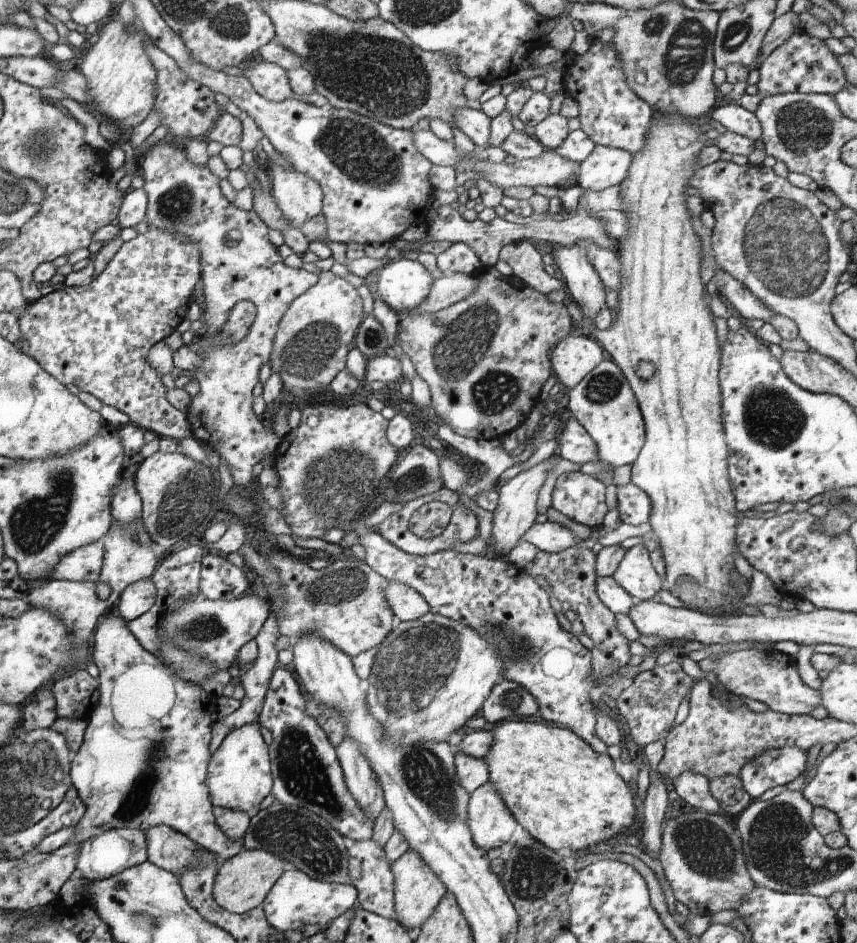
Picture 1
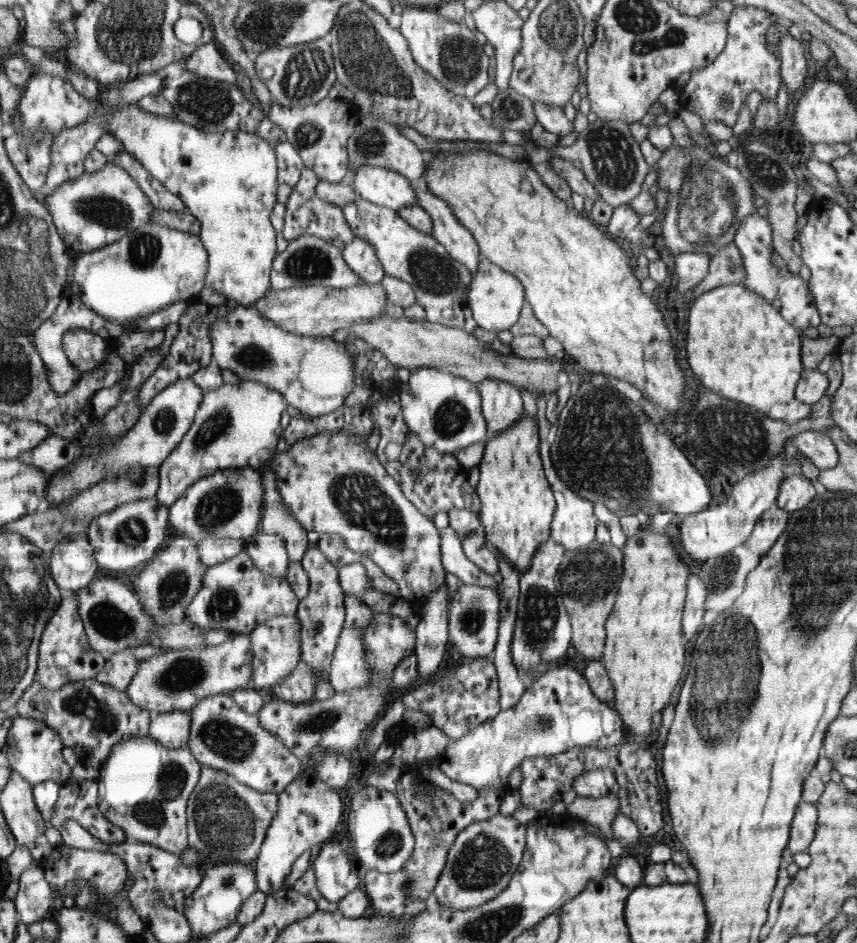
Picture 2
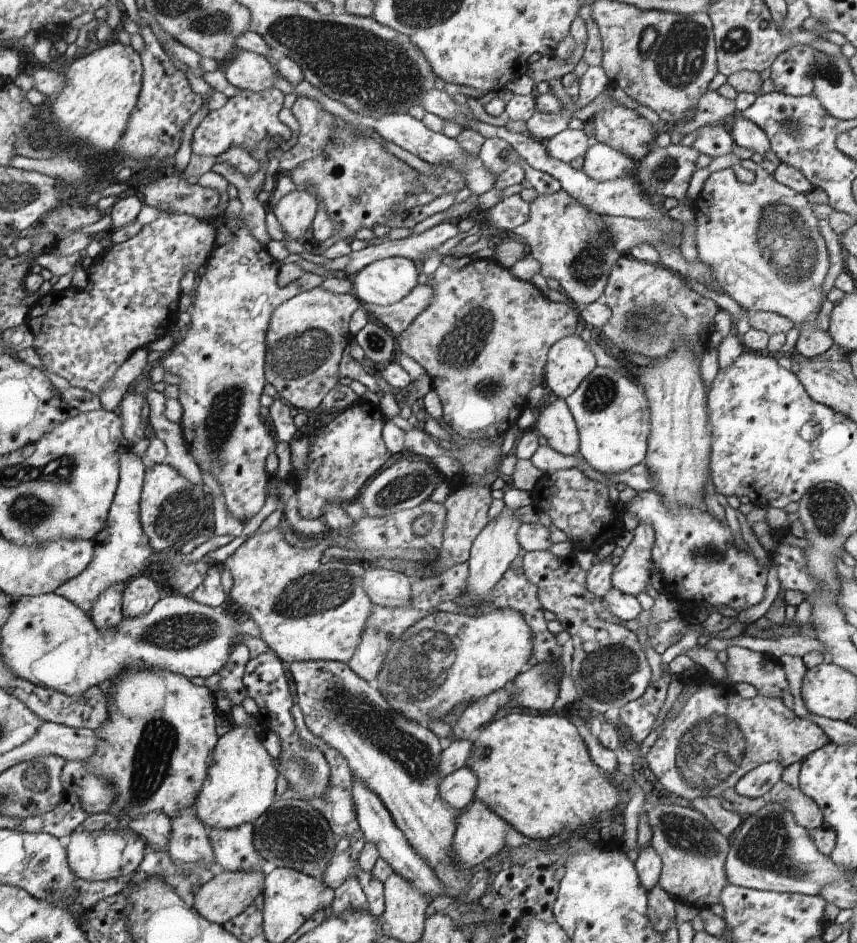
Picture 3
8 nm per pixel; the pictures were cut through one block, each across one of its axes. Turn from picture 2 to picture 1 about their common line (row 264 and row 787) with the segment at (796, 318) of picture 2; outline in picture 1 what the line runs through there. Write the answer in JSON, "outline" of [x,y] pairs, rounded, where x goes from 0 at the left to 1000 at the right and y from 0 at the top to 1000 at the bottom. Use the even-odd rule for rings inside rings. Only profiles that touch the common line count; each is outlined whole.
{"outline":[[[914,791],[894,794],[888,801],[876,804],[862,824],[876,846],[886,847],[894,838],[917,834],[940,817],[943,801],[933,792]]]}

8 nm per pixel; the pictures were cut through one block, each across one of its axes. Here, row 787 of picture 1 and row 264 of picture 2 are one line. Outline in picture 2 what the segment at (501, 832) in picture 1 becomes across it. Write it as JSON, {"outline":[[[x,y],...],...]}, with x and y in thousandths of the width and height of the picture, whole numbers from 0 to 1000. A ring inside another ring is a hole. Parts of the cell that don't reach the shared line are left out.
{"outline":[[[561,271],[558,288],[552,291],[551,303],[547,308],[547,324],[552,338],[567,350],[586,352],[604,341],[613,319],[613,308],[609,300],[583,282],[574,280],[569,274]]]}

